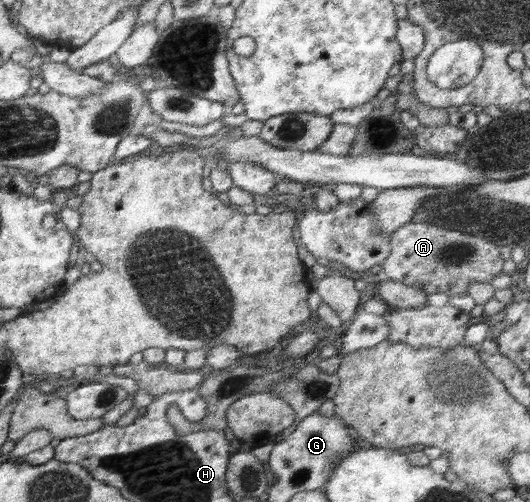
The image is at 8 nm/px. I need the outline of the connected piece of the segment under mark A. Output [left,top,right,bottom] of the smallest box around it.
[379,222,504,296]

